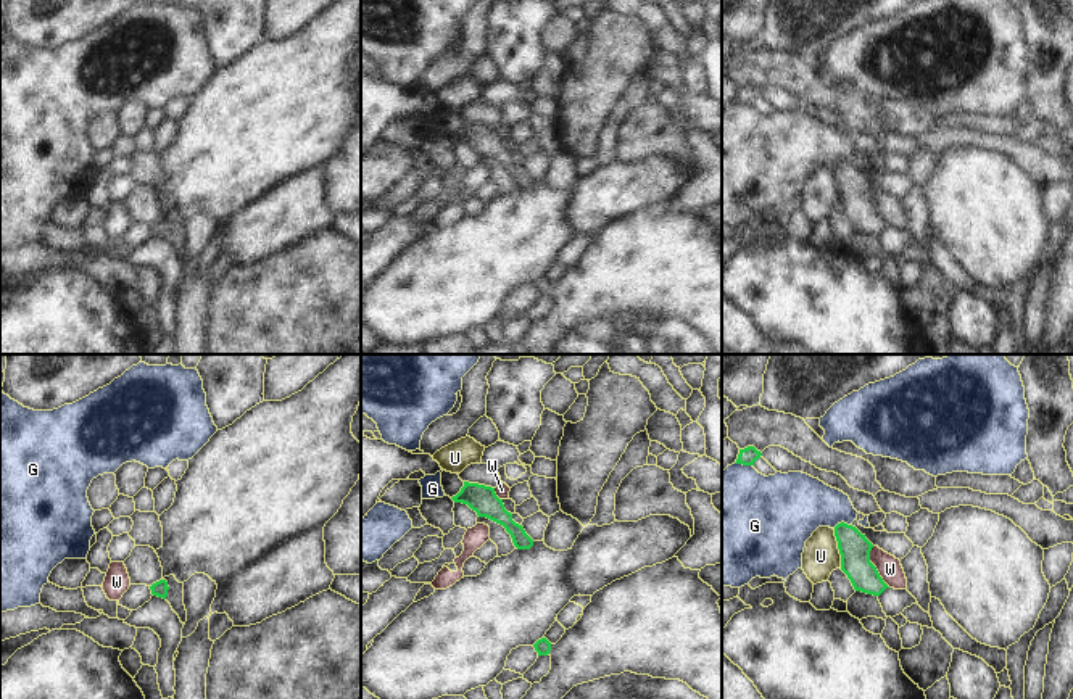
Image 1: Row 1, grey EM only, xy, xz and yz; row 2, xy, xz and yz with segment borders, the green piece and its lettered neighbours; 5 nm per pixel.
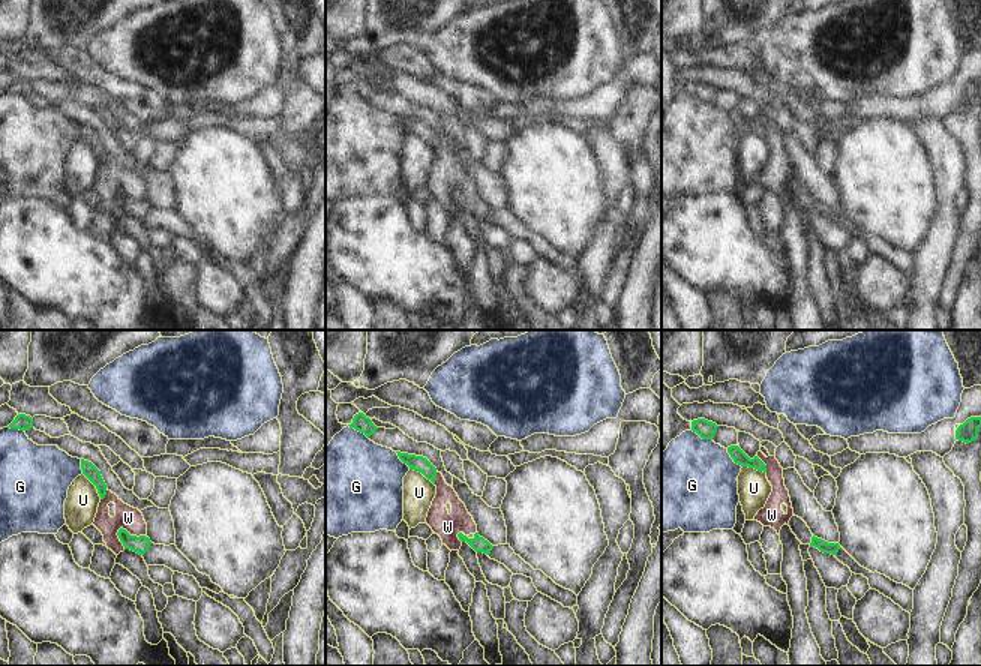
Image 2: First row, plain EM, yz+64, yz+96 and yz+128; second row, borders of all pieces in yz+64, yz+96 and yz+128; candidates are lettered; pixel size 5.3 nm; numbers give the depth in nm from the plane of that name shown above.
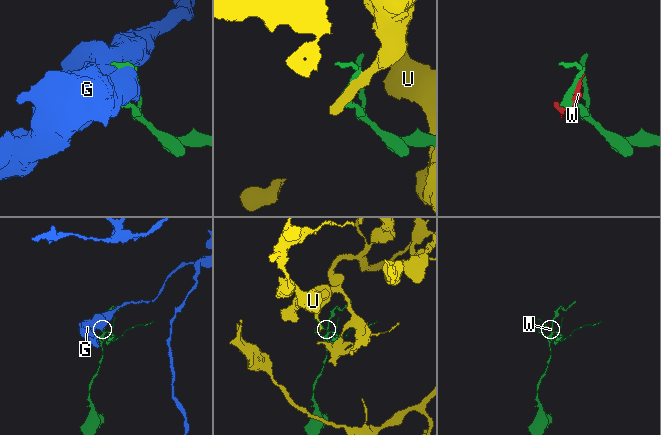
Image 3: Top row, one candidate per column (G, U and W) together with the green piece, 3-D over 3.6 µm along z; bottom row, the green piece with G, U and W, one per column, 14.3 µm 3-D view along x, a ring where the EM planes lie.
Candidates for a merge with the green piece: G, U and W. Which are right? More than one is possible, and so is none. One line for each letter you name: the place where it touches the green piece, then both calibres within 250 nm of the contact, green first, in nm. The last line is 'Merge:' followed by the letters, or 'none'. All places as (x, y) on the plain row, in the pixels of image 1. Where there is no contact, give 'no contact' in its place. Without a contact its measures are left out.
Merge: none

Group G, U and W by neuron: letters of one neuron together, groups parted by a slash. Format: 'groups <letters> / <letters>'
groups G / U / W

